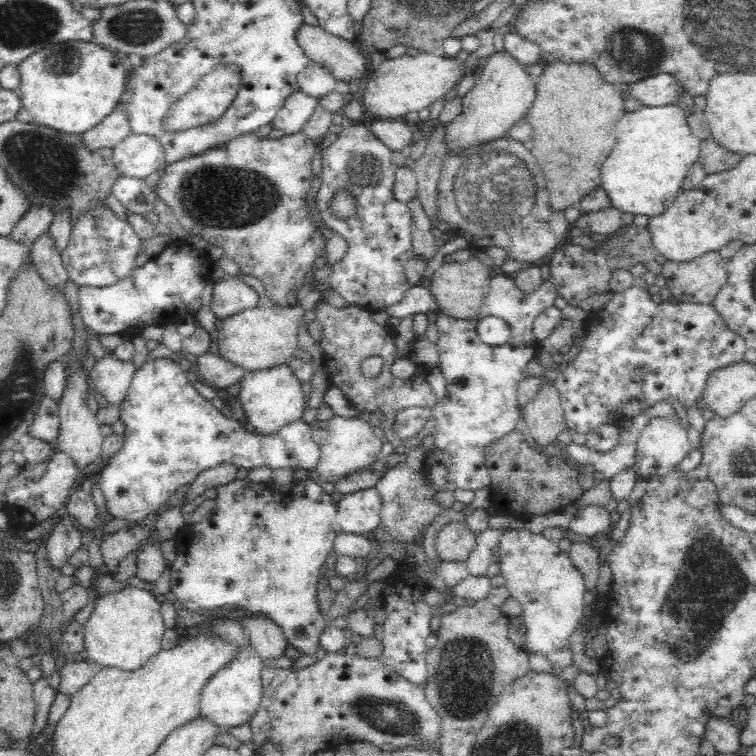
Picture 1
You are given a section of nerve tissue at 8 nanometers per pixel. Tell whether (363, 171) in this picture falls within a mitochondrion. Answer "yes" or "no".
yes

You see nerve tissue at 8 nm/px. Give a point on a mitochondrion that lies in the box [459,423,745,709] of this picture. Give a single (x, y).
(705, 569)

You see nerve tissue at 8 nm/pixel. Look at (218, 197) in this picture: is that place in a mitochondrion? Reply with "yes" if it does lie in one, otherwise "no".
yes

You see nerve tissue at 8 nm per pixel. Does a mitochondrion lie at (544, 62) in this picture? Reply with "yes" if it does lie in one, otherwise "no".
no

